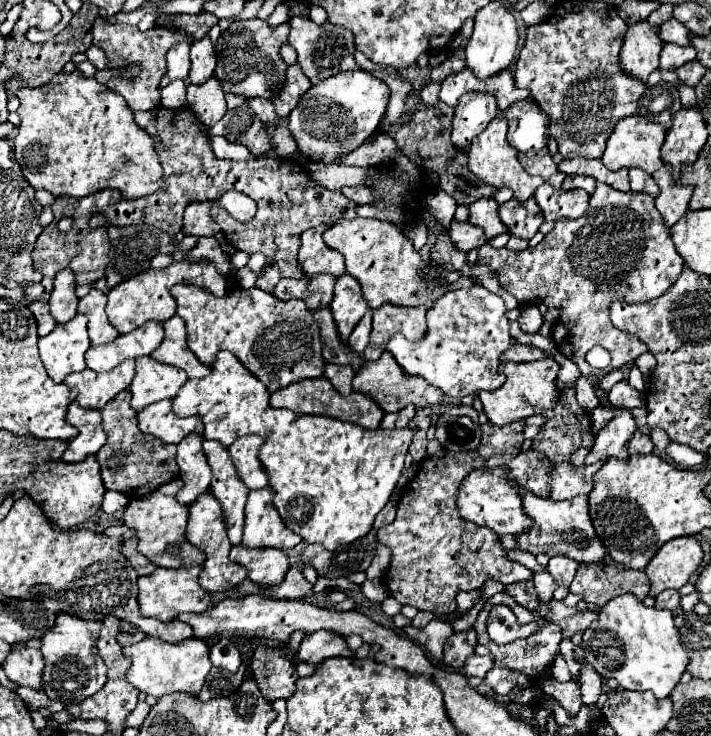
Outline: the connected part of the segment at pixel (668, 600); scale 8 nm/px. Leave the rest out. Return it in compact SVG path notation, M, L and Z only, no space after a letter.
M665 590L665 592L661 592L657 596L657 604L655 606L673 612L677 628L683 624L683 608L681 608L681 594L679 594L679 590Z

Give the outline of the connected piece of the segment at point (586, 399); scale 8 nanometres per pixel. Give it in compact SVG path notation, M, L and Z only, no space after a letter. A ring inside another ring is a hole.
M585 378L577 380L577 402L585 412L591 412L599 406L599 398L593 394L593 386Z

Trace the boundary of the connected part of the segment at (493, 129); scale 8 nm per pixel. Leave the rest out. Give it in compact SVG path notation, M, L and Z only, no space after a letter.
M495 116L489 122L489 126L479 136L473 138L473 142L469 146L469 152L467 152L469 154L469 170L491 186L511 188L515 192L515 198L525 202L543 184L543 178L541 176L531 176L523 170L523 166L519 164L519 158L517 158L519 156L517 150L507 142L507 130L509 130L507 118L505 116Z

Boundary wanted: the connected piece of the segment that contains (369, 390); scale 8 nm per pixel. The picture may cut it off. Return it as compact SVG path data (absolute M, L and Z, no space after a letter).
M383 352L383 356L375 362L363 362L353 378L353 390L367 394L373 398L373 402L383 410L383 412L399 412L407 404L413 404L415 408L423 406L441 406L441 390L435 386L427 384L423 378L405 378L401 366L397 366L395 358L389 352Z

